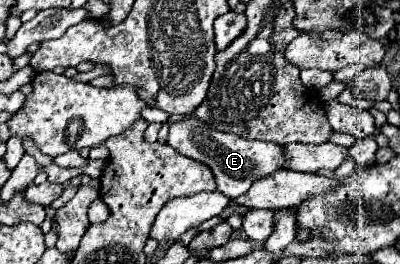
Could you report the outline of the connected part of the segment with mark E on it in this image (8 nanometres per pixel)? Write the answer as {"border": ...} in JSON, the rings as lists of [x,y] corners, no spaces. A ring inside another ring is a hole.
{"border":[[[196,117],[188,119],[188,121],[180,121],[170,125],[170,135],[168,135],[168,143],[182,155],[202,161],[206,163],[210,169],[214,169],[214,177],[218,181],[218,189],[228,197],[228,199],[236,199],[240,195],[244,195],[252,183],[260,177],[272,175],[278,169],[286,167],[286,145],[278,145],[272,141],[254,141],[254,139],[242,139],[236,137],[232,133],[222,133],[222,131],[214,131],[210,129],[206,123],[198,121]]]}

